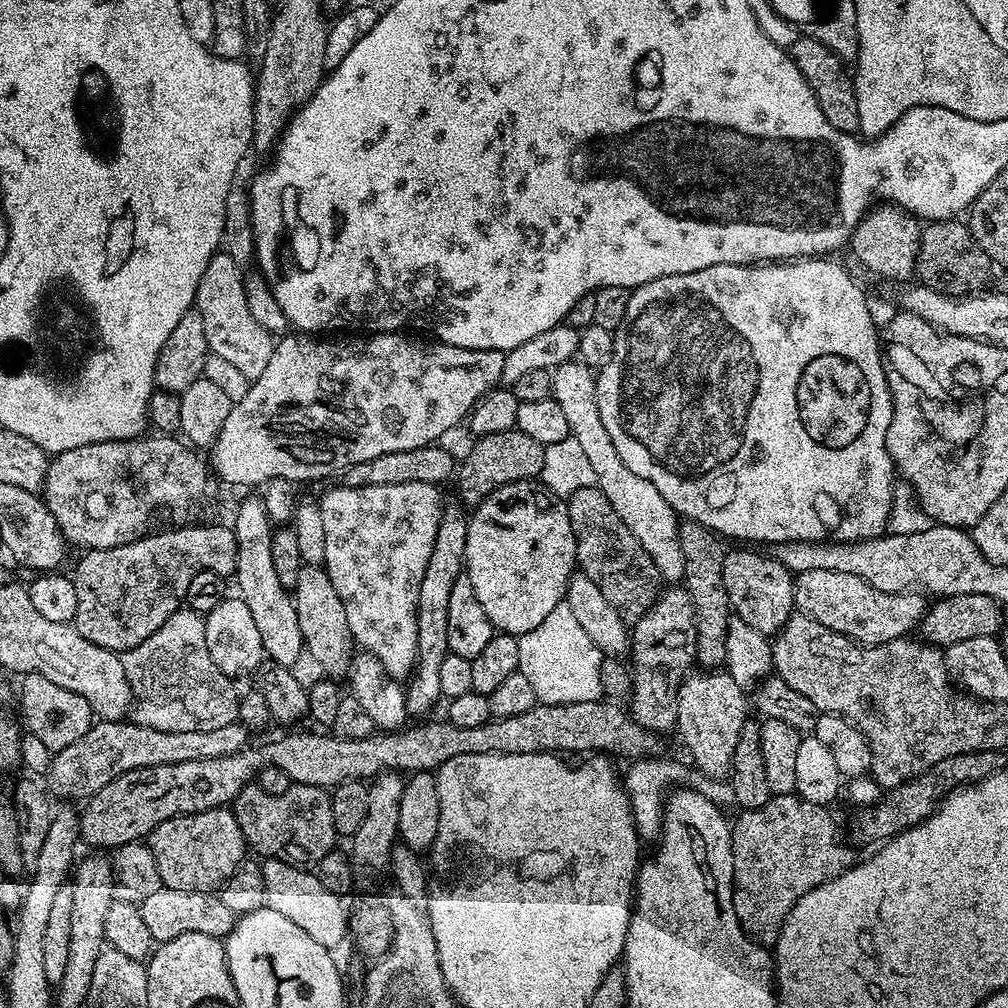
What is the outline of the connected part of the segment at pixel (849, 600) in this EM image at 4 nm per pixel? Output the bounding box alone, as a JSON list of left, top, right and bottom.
[794,570,926,646]

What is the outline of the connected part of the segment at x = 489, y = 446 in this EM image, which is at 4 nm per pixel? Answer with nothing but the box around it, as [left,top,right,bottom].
[458,428,545,506]

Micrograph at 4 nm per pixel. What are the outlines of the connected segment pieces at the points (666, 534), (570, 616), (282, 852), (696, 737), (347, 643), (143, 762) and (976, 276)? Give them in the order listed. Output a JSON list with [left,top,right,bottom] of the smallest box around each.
[[552,360,686,586],[518,602,602,704],[230,783,338,866],[676,671,750,780],[294,564,354,678],[46,720,249,801],[916,219,994,296]]

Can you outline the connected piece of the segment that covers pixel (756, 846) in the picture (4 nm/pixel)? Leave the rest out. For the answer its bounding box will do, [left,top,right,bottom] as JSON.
[732,795,857,945]

